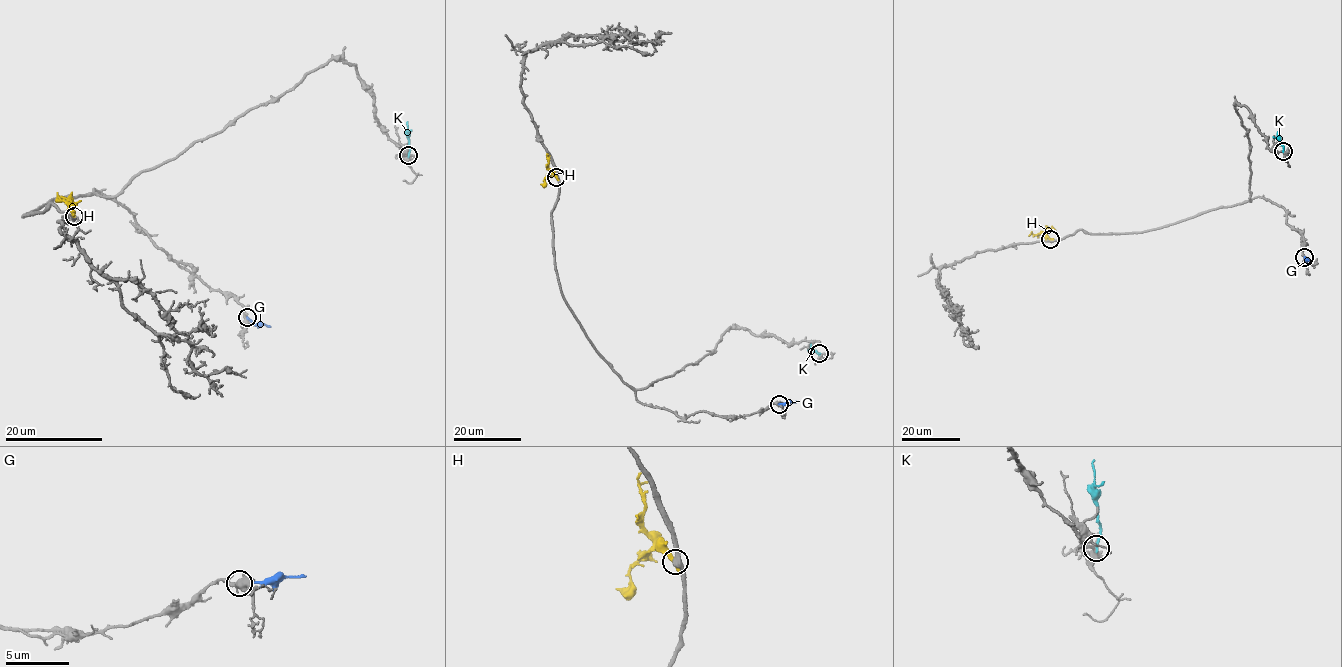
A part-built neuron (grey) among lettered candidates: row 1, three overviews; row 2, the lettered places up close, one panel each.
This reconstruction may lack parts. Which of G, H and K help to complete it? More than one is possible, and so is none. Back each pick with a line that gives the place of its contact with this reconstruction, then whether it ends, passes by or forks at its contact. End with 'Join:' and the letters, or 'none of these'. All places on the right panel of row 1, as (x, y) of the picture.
G: contact (1304, 257); it ends
Join: G

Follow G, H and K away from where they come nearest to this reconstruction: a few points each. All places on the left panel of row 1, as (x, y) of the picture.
G: (247, 317), (254, 323), (270, 326)
H: (74, 216), (72, 204), (76, 203), (75, 206)
K: (408, 155), (410, 147), (406, 122)

